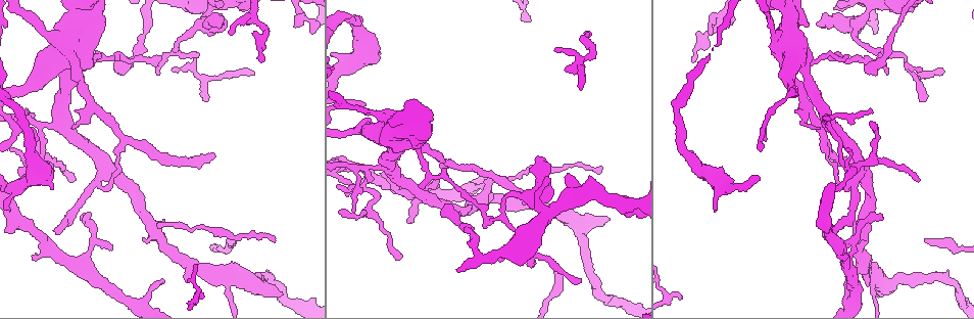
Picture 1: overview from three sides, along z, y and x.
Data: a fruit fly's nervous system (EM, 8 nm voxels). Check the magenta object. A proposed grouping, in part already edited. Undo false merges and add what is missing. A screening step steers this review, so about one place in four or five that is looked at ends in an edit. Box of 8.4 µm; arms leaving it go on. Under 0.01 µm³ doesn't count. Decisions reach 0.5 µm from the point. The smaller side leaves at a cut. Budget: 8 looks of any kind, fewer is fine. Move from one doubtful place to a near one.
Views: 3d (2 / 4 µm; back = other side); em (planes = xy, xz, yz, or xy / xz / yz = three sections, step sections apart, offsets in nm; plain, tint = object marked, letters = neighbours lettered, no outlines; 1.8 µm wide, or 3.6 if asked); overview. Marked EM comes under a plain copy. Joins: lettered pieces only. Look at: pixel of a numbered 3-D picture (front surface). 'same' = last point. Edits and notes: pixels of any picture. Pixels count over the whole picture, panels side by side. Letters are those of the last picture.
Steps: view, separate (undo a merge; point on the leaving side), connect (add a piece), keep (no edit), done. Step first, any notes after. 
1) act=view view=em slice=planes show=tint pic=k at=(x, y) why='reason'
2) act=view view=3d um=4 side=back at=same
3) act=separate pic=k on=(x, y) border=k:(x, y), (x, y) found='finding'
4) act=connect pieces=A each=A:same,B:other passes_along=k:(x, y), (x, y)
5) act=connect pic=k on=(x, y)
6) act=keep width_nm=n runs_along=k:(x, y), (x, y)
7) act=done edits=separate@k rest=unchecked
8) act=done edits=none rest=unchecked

act=view view=em slice=planes show=letters pic=1 at=(281, 291) why='thick end'

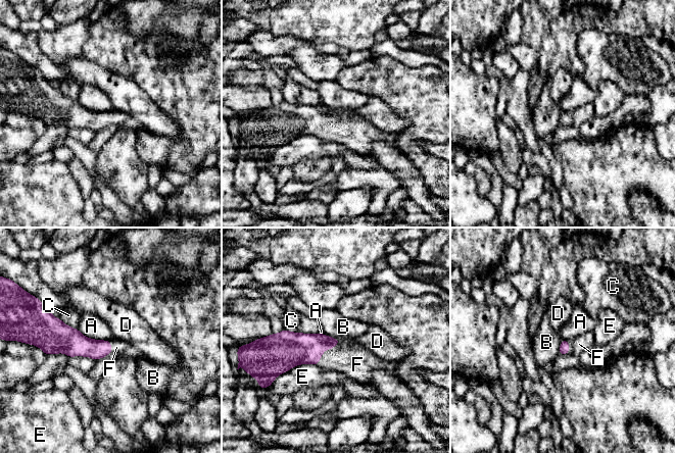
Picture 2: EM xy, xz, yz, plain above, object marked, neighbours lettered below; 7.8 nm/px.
act=connect pieces=F each=A:other,B:other,C:other,D:other,E:other,F:same passes_along=2:(294, 348), (326, 349), (354, 362) found='it goes on there'

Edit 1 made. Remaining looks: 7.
act=view view=overview why='see it whole again'

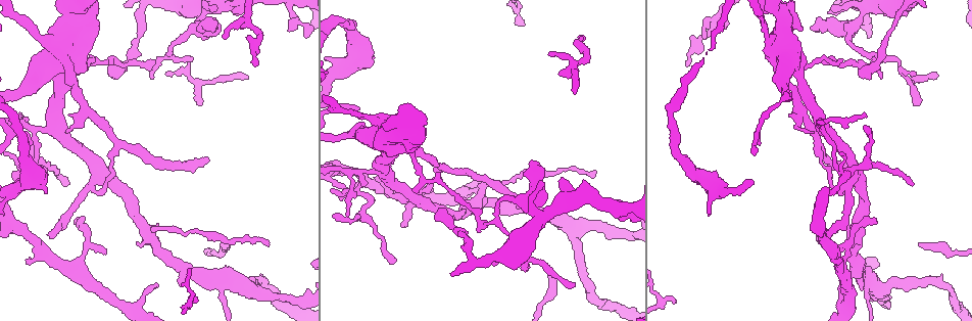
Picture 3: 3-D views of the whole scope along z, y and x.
act=view view=3d um=4 pic=3 at=(179, 283) why='free end'

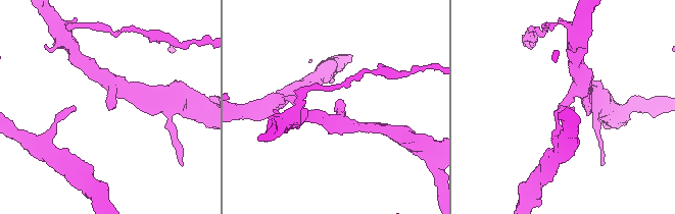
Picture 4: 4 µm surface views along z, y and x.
act=view view=em slice=xy step=8 show=tint pic=4 at=(558, 106)

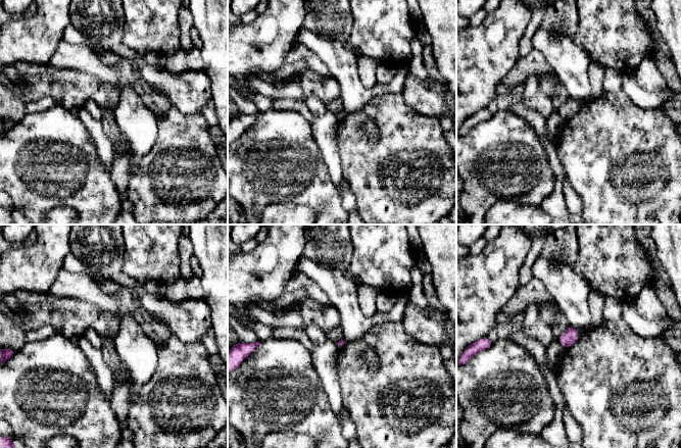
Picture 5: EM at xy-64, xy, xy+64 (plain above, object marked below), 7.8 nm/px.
act=view view=em slice=planes show=letters at=same

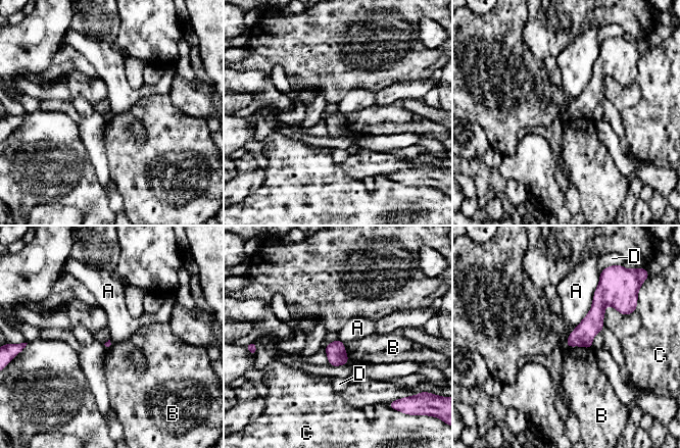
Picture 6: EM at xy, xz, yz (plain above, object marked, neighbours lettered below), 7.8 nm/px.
act=keep each=A:other,B:other,C:other,D:other found='no lettered piece goes on from it'

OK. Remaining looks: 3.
act=view view=em slice=planes show=letters pic=3 at=(839, 170) why='three arms meet'

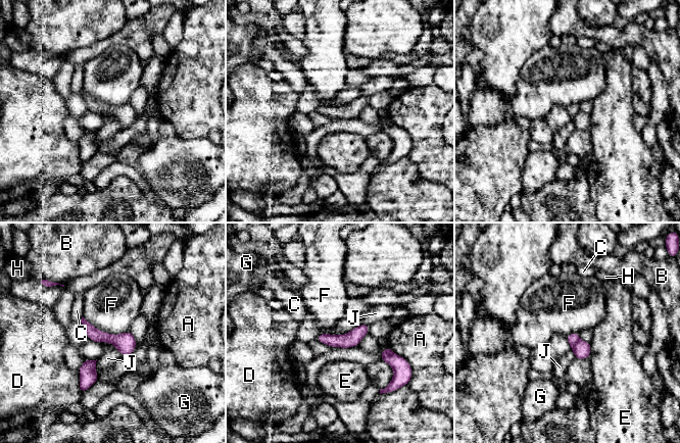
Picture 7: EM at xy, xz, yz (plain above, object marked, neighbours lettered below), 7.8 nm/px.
act=separate pic=7 on=(582, 349) longest_contact=F:400nm each=A:other,B:other,C:other,D:other,E:other,F:other,G:other,H:other,J:other found='a second cell is stuck on'

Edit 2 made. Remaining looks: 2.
act=done edits=connect@2,separate@7 rest=unchecked

